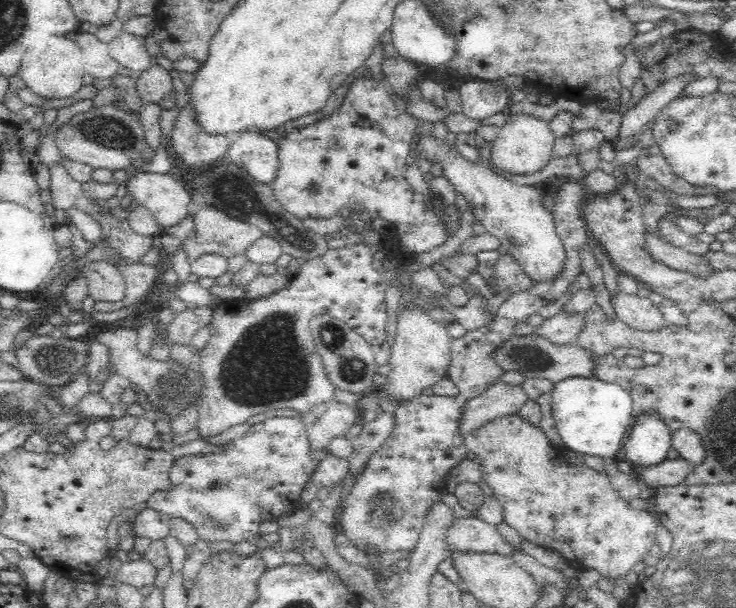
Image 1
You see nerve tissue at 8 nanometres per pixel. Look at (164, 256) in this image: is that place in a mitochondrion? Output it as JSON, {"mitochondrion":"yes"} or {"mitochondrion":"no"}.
{"mitochondrion":"no"}

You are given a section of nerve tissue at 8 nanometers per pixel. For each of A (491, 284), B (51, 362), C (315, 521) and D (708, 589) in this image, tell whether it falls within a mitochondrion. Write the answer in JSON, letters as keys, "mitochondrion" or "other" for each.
{"A":"other","B":"mitochondrion","C":"other","D":"mitochondrion"}

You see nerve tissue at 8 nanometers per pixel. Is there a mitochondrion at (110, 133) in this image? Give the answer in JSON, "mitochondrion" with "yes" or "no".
{"mitochondrion":"yes"}

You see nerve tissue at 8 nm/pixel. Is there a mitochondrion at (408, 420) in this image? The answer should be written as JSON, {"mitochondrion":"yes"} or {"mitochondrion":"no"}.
{"mitochondrion":"no"}

